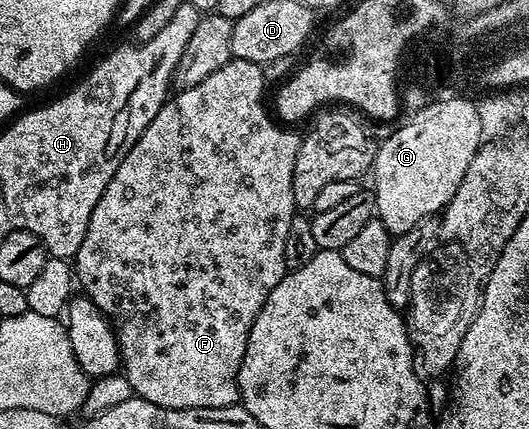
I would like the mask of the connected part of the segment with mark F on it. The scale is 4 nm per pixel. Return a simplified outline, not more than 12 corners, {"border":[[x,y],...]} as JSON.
{"border":[[261,63],[177,89],[74,278],[133,395],[237,405],[301,135]]}

